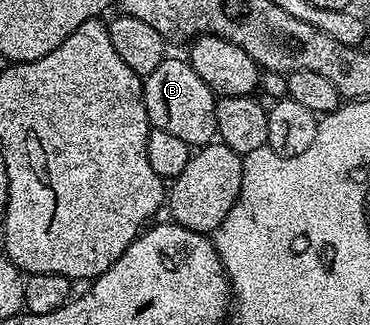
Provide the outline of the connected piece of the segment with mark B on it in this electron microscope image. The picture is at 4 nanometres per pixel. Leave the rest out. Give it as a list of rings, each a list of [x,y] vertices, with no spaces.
[[[165,56],[164,61],[158,63],[158,67],[154,67],[154,71],[150,71],[148,77],[143,78],[144,106],[148,116],[148,124],[151,128],[167,131],[169,135],[182,139],[182,143],[186,143],[190,147],[207,145],[216,137],[216,103],[218,98],[210,87],[206,87],[206,83],[202,83],[202,79],[198,79],[198,71],[194,71],[192,64],[183,56],[180,57]]]

